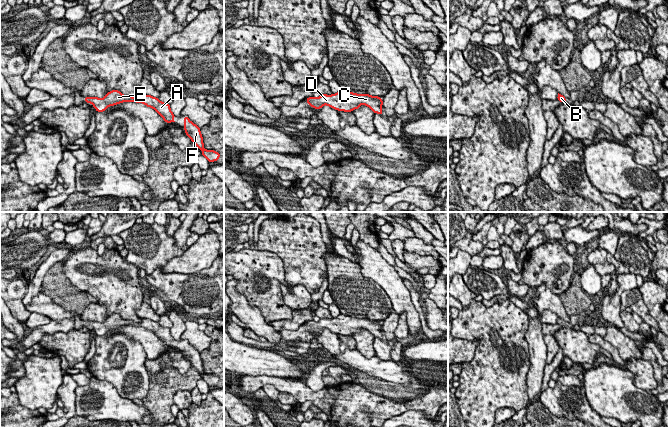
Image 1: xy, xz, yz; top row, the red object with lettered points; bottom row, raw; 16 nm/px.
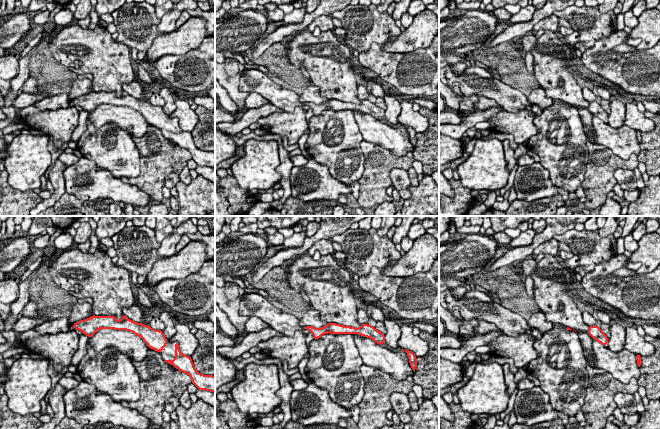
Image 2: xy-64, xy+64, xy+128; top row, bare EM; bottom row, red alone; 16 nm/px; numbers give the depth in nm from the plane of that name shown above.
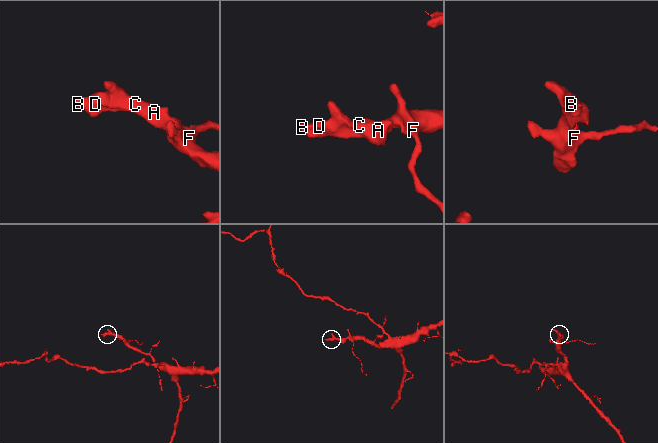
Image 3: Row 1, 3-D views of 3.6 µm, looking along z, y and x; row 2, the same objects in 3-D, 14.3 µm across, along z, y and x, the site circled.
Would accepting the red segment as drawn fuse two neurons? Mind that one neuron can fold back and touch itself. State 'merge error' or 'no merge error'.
no merge error

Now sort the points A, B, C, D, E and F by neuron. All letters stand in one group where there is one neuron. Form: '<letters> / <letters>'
A B C D E F

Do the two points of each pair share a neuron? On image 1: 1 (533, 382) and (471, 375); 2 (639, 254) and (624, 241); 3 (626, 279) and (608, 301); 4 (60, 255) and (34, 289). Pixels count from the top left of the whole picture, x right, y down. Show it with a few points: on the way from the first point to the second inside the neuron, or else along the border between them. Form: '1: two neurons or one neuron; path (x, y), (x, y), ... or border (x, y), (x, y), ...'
1: two neurons; border (529, 371), (526, 377), (527, 403)
2: one neuron; path (635, 252), (628, 245)
3: one neuron; path (623, 285), (614, 298)
4: one neuron; path (51, 261), (41, 271), (37, 280)

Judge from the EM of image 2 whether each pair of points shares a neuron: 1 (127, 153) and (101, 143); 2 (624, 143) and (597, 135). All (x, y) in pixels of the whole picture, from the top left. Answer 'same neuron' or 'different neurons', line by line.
1: same neuron
2: same neuron

